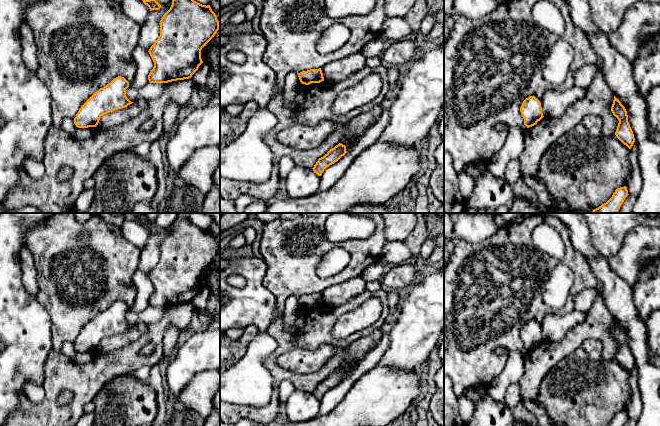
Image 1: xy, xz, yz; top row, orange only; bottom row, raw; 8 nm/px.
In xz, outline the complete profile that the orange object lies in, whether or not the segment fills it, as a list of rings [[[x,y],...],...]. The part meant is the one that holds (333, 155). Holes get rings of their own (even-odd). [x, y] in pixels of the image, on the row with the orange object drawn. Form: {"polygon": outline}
{"polygon": [[[339,143],[334,148],[330,149],[323,157],[318,159],[312,168],[314,173],[321,176],[327,167],[337,162],[346,153],[346,146]]]}

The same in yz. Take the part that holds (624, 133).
{"polygon": [[[614,96],[611,107],[613,115],[619,120],[615,135],[616,137],[629,149],[635,142],[633,131],[628,122],[628,115],[625,107],[621,104],[619,99]]]}

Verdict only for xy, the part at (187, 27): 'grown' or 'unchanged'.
unchanged

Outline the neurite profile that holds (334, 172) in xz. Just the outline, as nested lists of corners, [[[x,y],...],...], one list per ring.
[[[384,109],[373,125],[358,139],[354,146],[337,162],[327,167],[320,176],[320,191],[329,190],[345,173],[356,157],[376,143],[388,125],[389,109]]]

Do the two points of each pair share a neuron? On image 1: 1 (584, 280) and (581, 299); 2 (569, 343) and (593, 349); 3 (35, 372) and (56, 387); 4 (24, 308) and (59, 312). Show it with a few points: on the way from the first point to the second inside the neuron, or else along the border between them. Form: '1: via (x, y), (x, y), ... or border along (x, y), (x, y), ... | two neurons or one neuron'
1: border along (597, 286), (585, 288), (577, 292), (573, 309) | two neurons
2: border along (602, 344), (595, 339), (585, 339), (560, 360) | two neurons
3: border along (49, 355), (44, 365), (44, 382), (42, 385) | two neurons
4: border along (35, 295), (50, 318), (51, 333) | two neurons

